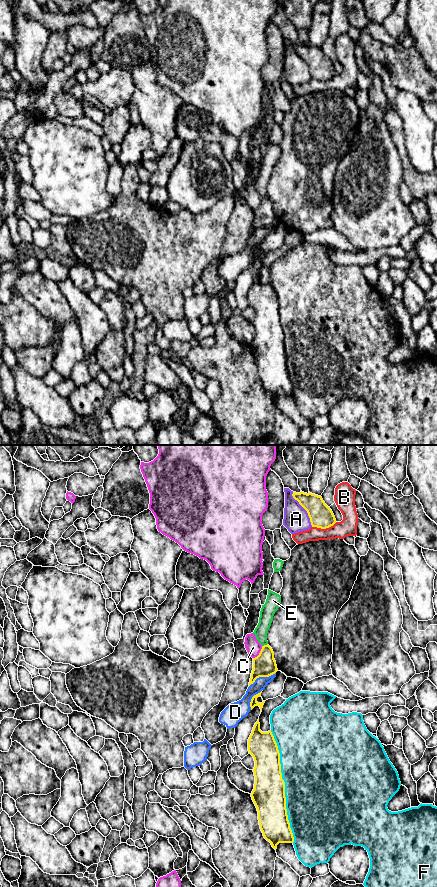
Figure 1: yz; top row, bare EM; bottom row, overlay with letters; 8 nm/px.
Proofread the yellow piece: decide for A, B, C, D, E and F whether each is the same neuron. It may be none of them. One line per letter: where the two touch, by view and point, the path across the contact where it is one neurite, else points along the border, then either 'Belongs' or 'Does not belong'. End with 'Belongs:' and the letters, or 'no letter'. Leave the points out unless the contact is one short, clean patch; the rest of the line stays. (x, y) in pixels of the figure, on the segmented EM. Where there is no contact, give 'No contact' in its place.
A: Touches yellow at yz (304, 508). Does not belong
B: Touches yellow at yz (324, 528). Does not belong
C: Touches yellow at yz (259, 653). Does not belong
D: Touches yellow at yz (262, 676). Boundary: yz (275, 672), (268, 676), (259, 676), (249, 686). Does not belong
E: Touches yellow at yz (264, 645). Does not belong
F: Touches yellow at yz (284, 786). Does not belong
Belongs: no letter

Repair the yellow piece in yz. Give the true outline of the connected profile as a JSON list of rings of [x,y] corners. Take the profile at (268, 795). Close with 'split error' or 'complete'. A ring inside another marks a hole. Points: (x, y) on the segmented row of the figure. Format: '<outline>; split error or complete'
[[[259,719],[255,723],[248,739],[248,751],[255,761],[255,767],[253,769],[255,784],[251,797],[258,811],[260,829],[264,838],[276,850],[279,843],[293,843],[294,837],[287,815],[285,782],[282,779],[278,746],[271,730],[268,732],[262,732],[260,730]]]; complete

